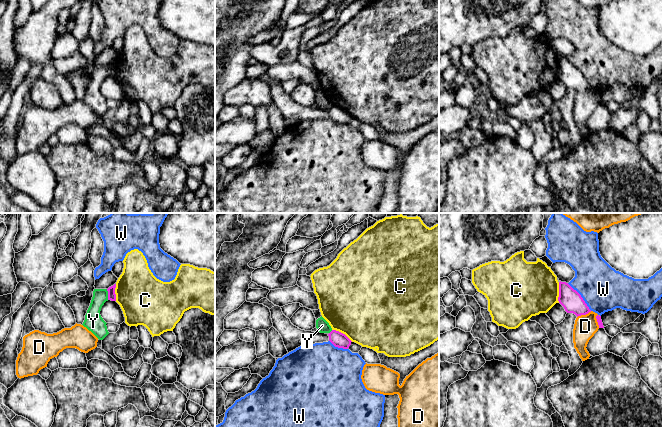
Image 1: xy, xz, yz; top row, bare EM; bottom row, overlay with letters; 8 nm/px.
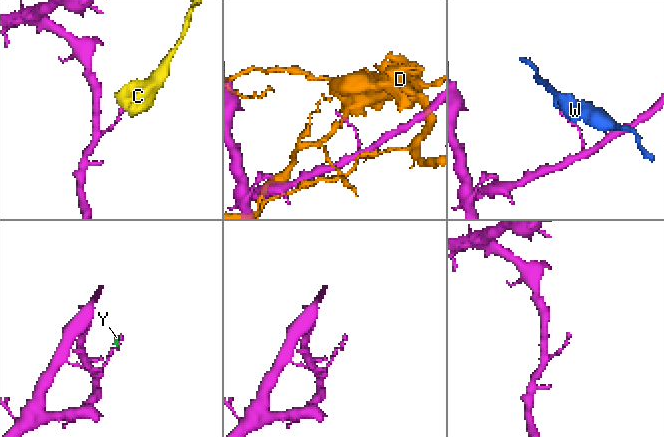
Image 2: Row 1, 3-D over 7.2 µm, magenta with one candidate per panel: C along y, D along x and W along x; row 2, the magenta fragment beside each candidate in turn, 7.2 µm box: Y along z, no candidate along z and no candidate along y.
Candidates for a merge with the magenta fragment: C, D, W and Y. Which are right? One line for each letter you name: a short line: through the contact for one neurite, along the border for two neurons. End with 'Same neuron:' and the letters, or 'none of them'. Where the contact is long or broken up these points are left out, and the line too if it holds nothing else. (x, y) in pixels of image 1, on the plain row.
Same neuron: none of them

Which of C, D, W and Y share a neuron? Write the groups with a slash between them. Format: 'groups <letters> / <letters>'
groups C / D / W / Y

